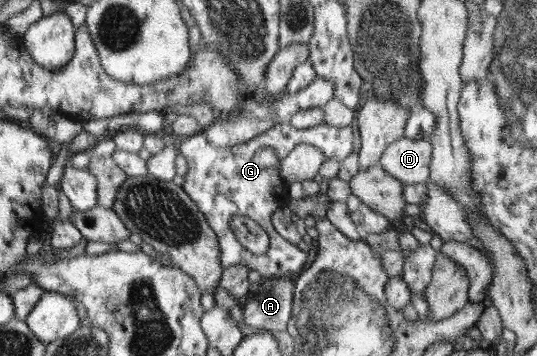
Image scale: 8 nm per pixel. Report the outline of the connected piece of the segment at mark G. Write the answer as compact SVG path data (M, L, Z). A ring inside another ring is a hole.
M277 123L271 130L267 130L265 134L259 134L259 136L255 136L255 138L244 142L245 144L233 147L213 147L206 141L203 134L177 140L177 150L179 154L187 160L187 165L189 166L189 170L187 170L187 174L184 176L182 189L205 215L205 220L207 220L211 230L215 232L221 249L221 262L224 269L234 264L240 264L246 266L248 269L256 270L263 278L296 276L301 273L301 270L305 268L305 264L307 264L307 256L311 252L305 252L297 247L297 245L282 238L275 231L271 222L272 214L278 208L287 206L291 200L287 184L281 178L279 170L277 170L277 162L285 161L287 155L289 155L297 145L302 143L311 144L311 146L319 148L319 152L323 152L323 156L325 156L327 160L335 158L335 160L342 162L353 152L353 138L355 138L355 136L353 136L353 128L350 125L333 127L322 123L312 128L297 130L293 127ZM238 215L247 216L266 231L269 238L269 246L266 253L255 254L247 250L236 240L229 223L231 223L233 216Z

